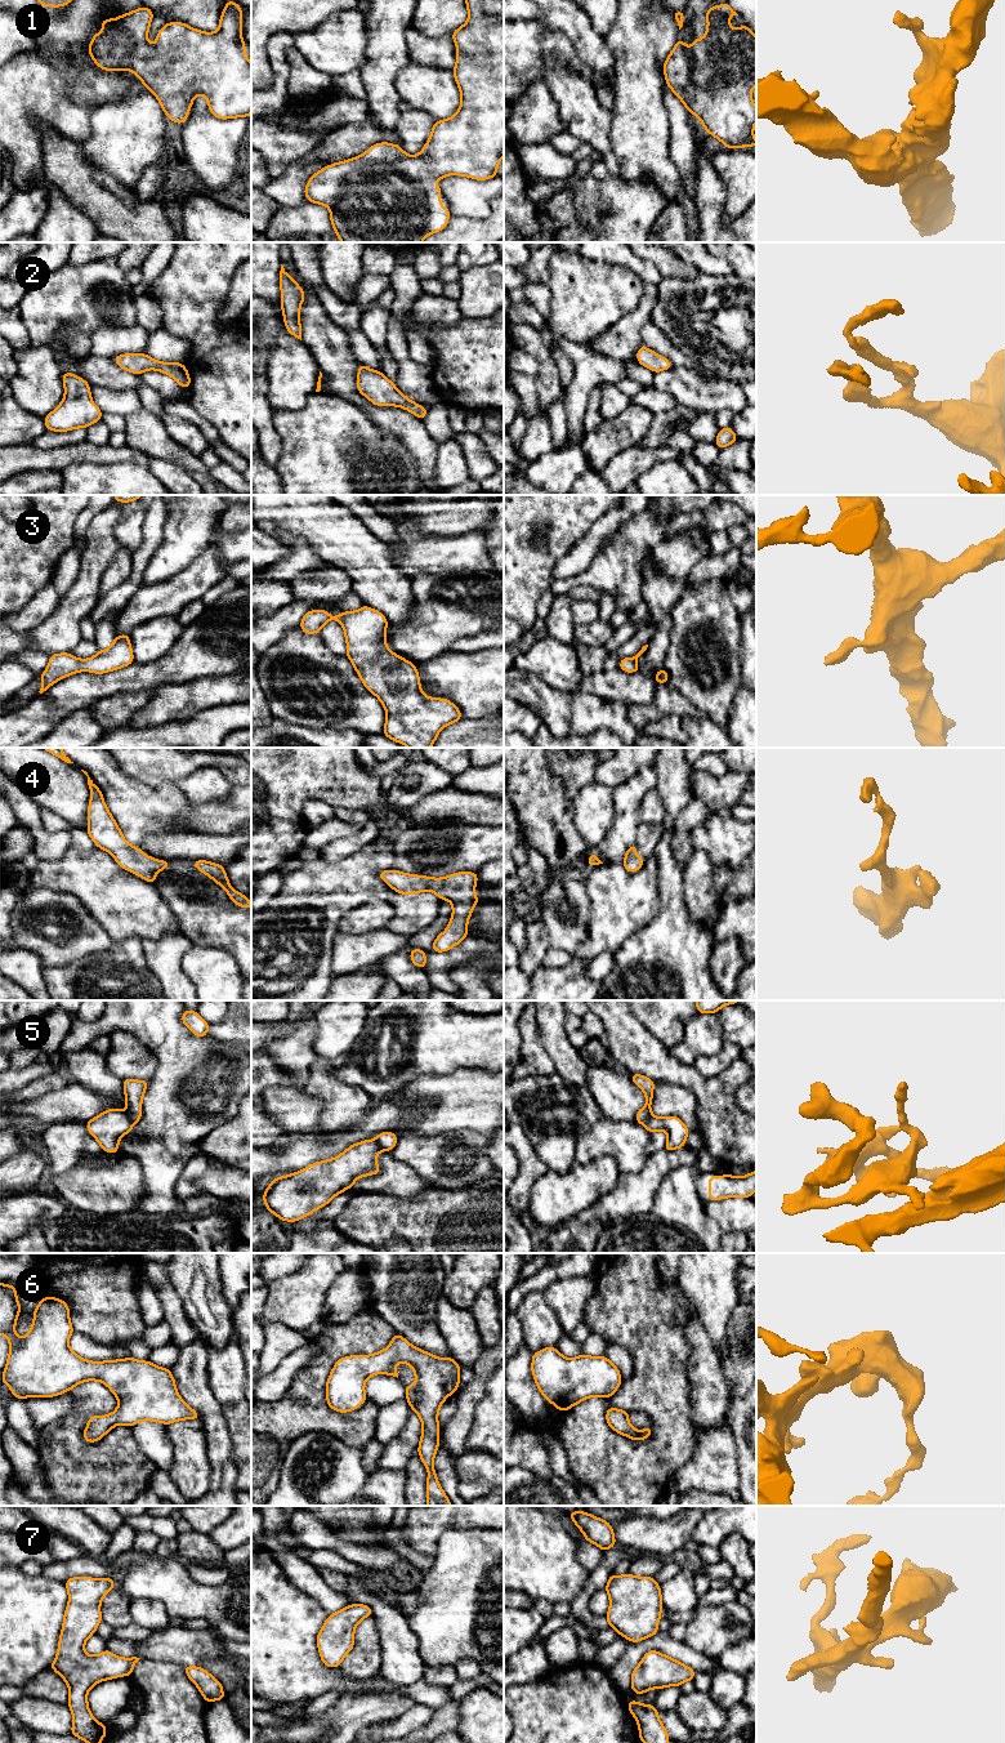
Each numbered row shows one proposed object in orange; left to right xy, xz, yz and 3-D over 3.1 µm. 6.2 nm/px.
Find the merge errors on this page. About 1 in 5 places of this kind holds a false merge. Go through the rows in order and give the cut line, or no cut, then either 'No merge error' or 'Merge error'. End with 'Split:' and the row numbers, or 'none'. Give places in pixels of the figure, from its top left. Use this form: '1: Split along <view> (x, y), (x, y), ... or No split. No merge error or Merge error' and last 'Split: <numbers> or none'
1: No split. No merge error
2: No split. No merge error
3: No split. No merge error
4: No split. No merge error
5: Split along xy (124, 1111), (134, 1123). Merge error
6: No split. No merge error
7: No split. No merge error
Split: 5

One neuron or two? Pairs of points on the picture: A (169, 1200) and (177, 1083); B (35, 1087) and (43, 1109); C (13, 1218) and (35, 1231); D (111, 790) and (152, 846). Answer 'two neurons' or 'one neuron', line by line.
A: one neuron
B: two neurons
C: two neurons
D: two neurons

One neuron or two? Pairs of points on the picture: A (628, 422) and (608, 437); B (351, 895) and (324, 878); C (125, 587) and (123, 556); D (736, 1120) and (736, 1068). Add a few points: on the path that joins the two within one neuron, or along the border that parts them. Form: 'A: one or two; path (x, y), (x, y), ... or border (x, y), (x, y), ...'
A: one; path (622, 427), (613, 432)
B: one; path (344, 892), (330, 885)
C: two; border (133, 553), (130, 574), (101, 596)
D: one; path (728, 1108), (729, 1080)

